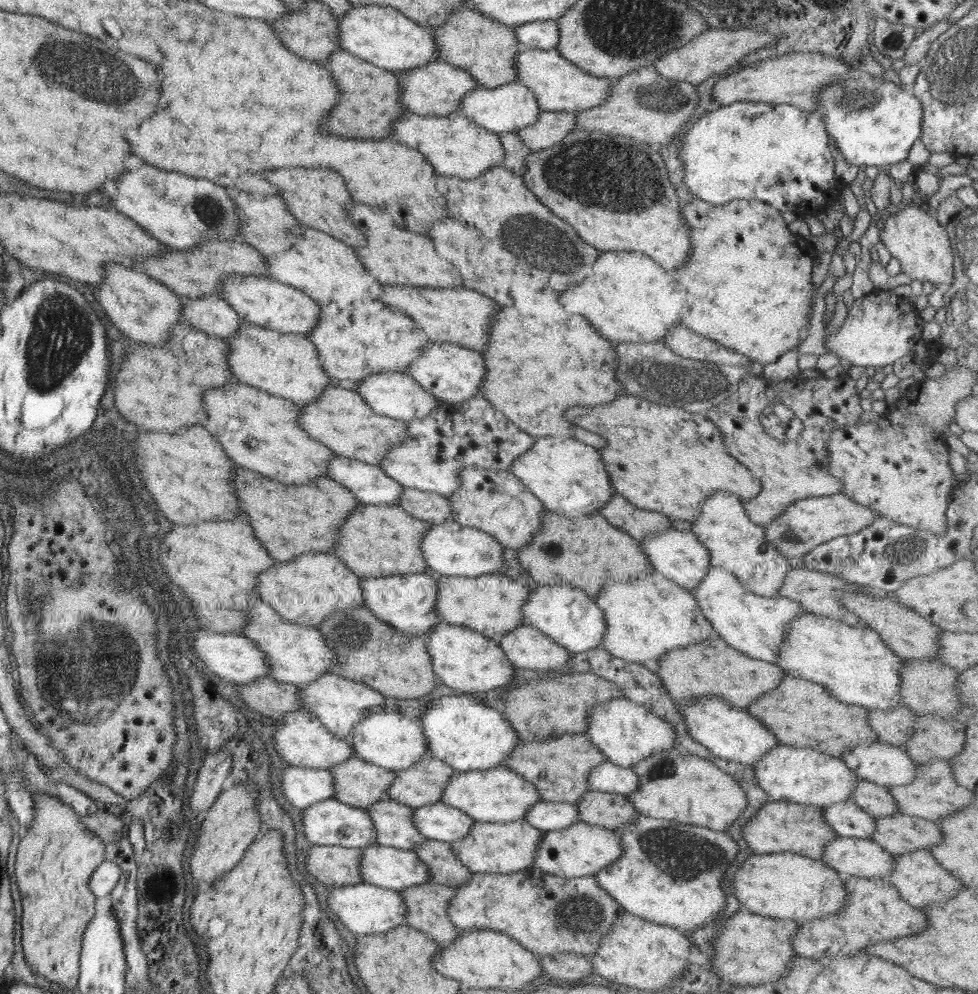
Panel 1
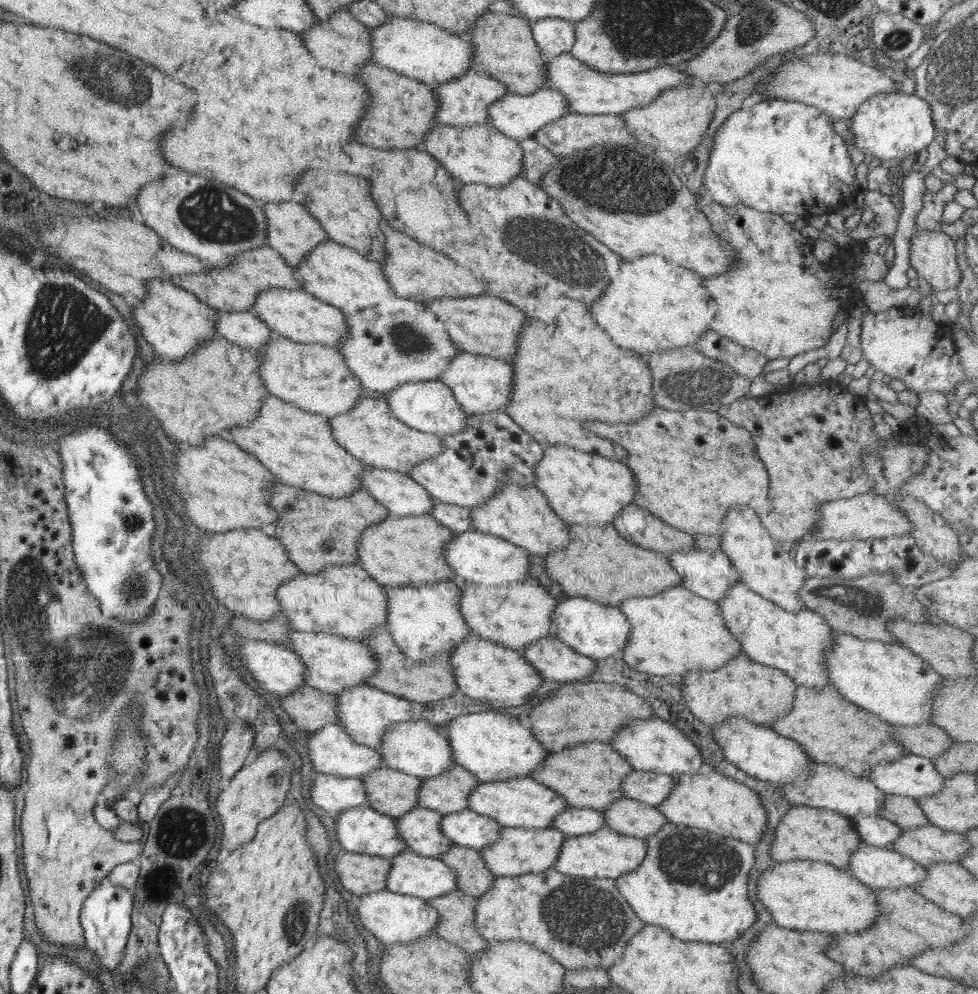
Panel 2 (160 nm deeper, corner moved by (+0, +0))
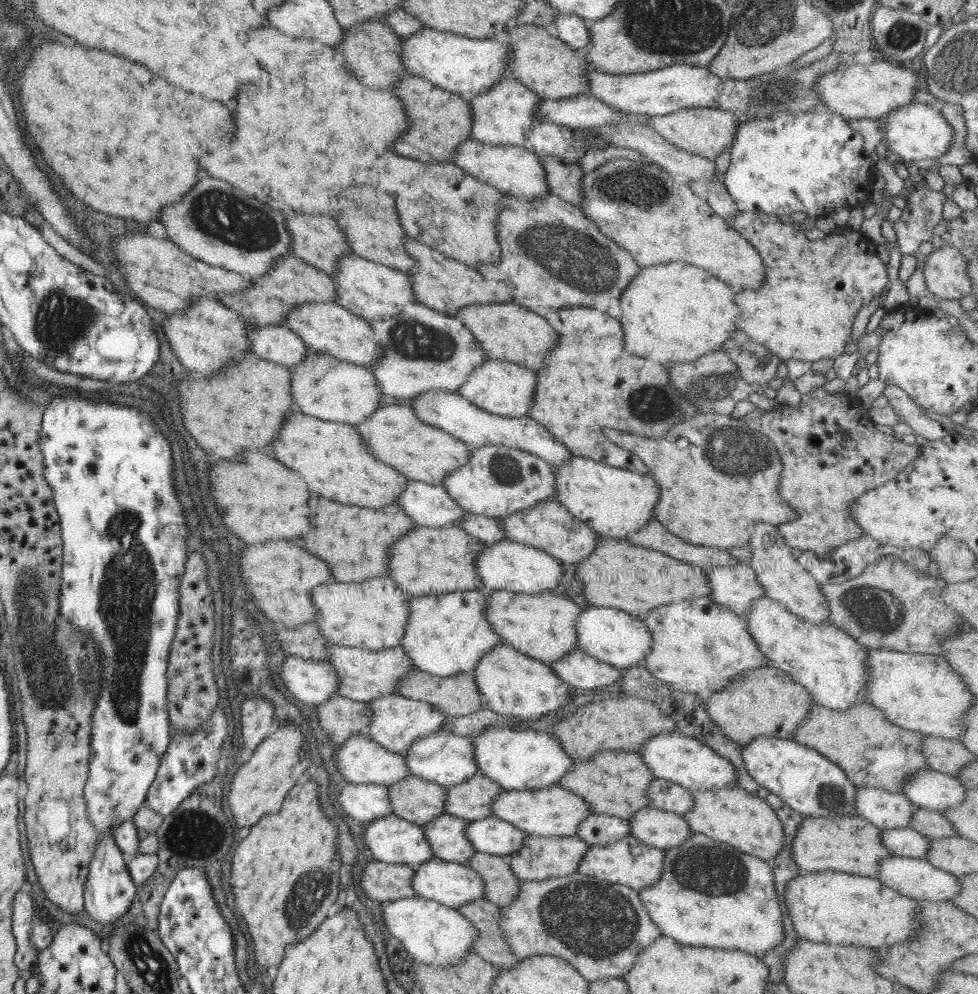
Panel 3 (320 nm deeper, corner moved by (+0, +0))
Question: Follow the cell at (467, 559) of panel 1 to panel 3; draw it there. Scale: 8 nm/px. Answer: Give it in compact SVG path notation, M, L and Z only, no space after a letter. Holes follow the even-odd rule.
M506 538L500 542L488 543L476 559L475 566L480 580L484 582L484 587L534 595L559 592L562 575L564 575L560 563L557 558L543 550Z

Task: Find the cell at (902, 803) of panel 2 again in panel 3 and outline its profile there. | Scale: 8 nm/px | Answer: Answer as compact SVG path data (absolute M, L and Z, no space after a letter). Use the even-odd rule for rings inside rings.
M917 805L912 815L910 827L927 839L949 838L958 835L944 813Z

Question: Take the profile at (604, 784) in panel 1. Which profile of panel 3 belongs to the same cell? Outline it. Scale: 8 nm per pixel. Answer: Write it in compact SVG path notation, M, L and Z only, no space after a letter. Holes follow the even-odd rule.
M655 777L647 790L647 797L650 806L679 815L686 814L694 806L692 792L666 778Z

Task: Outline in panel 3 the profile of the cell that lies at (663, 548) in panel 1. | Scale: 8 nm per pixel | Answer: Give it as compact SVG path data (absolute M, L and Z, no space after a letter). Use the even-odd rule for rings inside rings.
M746 564L736 567L701 568L710 584L710 598L720 606L743 616L750 611L756 599L764 597L764 588L758 584L754 570Z

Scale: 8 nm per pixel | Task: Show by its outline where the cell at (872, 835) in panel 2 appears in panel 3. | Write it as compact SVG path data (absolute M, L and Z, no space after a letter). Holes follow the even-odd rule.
M912 827L887 828L881 830L882 846L886 846L894 856L924 859L930 849L931 839L927 839Z

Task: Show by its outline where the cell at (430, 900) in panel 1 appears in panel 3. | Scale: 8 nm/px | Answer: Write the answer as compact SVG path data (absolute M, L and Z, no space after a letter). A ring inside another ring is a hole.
M479 898L456 909L479 930L479 936L471 946L472 952L498 968L513 968L521 961L512 952L501 931L498 920L501 907Z

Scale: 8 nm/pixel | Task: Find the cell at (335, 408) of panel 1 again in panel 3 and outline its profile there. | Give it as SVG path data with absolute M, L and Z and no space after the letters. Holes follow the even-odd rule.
M387 400L356 428L377 459L395 467L410 480L442 485L449 474L466 465L471 457L471 446L463 440L440 427L422 422L414 409Z

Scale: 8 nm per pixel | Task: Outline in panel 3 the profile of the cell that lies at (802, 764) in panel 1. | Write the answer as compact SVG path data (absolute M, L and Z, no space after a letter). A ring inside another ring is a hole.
M857 787L855 799L857 814L881 830L910 826L916 807L906 795L878 787Z

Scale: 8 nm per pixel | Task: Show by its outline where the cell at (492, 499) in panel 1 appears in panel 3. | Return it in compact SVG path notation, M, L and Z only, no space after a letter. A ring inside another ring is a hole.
M554 497L547 498L526 510L509 514L499 521L511 541L543 550L560 562L568 564L578 565L593 553L599 543L599 534L576 518Z

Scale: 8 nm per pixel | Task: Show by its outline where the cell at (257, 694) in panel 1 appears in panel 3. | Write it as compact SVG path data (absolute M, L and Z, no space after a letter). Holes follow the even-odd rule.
M339 694L313 707L318 710L320 726L337 746L351 736L364 734L373 721L366 703Z

